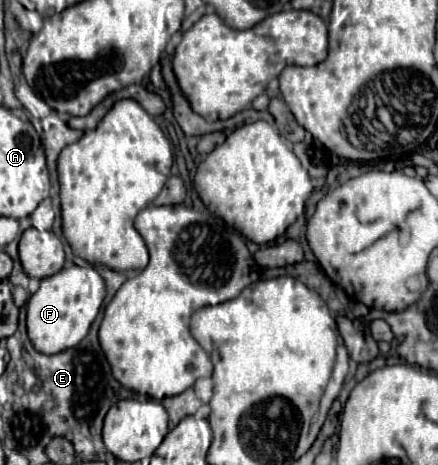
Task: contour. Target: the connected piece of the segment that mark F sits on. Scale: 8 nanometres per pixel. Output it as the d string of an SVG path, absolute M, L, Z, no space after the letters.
M73 265L47 279L41 279L41 287L27 303L27 333L33 347L45 355L75 347L89 333L89 327L103 305L103 299L105 283L93 267Z

